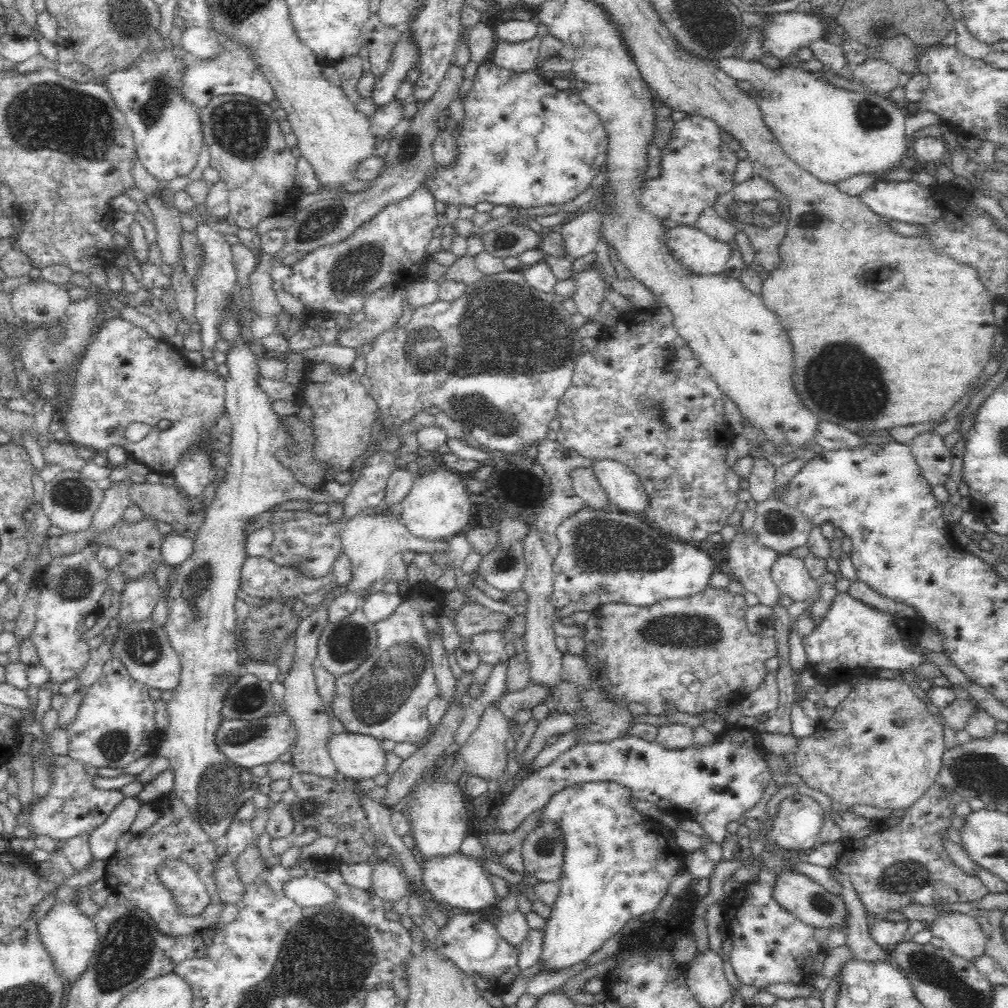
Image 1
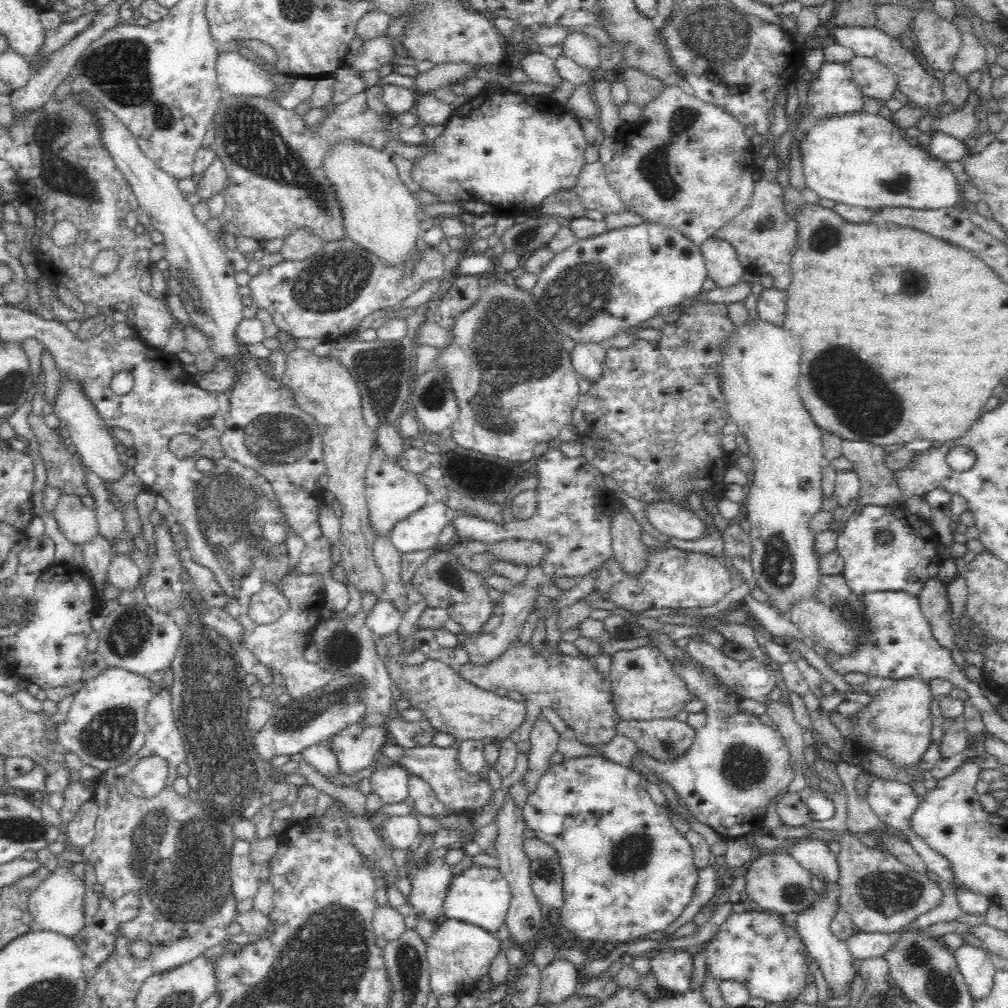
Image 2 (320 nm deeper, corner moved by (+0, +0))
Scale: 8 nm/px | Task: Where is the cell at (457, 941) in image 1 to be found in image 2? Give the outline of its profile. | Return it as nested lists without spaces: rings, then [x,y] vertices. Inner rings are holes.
[[[443,919],[437,925],[433,935],[427,942],[427,959],[429,962],[429,976],[431,981],[432,996],[437,999],[446,994],[458,996],[460,990],[472,990],[477,980],[489,974],[489,966],[494,957],[505,947],[496,933],[487,931],[484,927],[471,923],[462,922],[456,919]]]

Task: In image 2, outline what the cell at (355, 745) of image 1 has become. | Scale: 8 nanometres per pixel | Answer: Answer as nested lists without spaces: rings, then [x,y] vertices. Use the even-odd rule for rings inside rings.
[[[400,764],[378,766],[369,776],[371,791],[385,803],[402,802],[409,796],[409,774]]]

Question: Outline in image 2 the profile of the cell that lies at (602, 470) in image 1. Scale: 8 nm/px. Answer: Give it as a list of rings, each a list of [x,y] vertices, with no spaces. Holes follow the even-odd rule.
[[[667,501],[648,502],[644,516],[656,530],[671,538],[692,540],[705,533],[702,521],[693,511]]]

